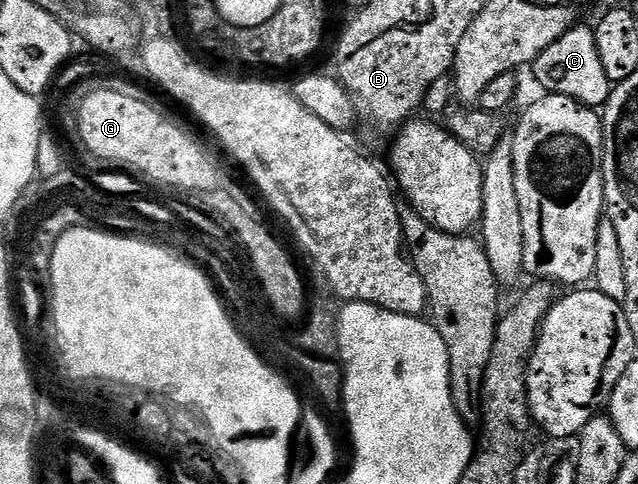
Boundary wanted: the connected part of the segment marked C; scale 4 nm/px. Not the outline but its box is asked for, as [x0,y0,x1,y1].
[530,26,613,110]

